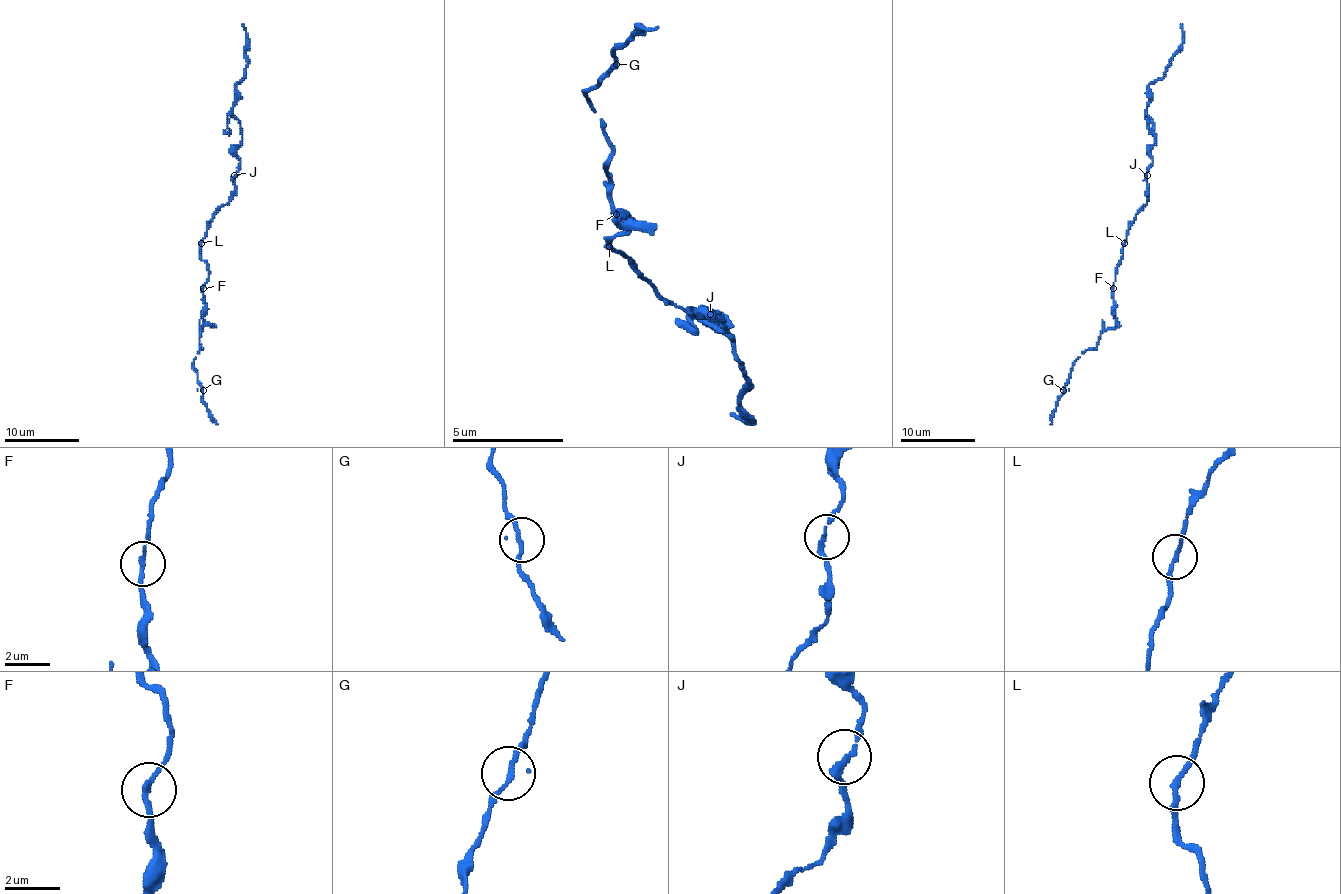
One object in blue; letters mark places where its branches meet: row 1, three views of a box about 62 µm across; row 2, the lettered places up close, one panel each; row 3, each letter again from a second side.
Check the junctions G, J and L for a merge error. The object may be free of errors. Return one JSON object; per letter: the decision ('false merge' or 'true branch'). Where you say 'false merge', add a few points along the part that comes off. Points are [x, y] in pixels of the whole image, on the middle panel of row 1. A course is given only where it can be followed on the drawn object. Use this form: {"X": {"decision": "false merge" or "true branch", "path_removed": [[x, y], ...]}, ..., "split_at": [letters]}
{"G": {"decision": "true branch"}, "J": {"decision": "true branch"}, "L": {"decision": "true branch"}, "split_at": []}

